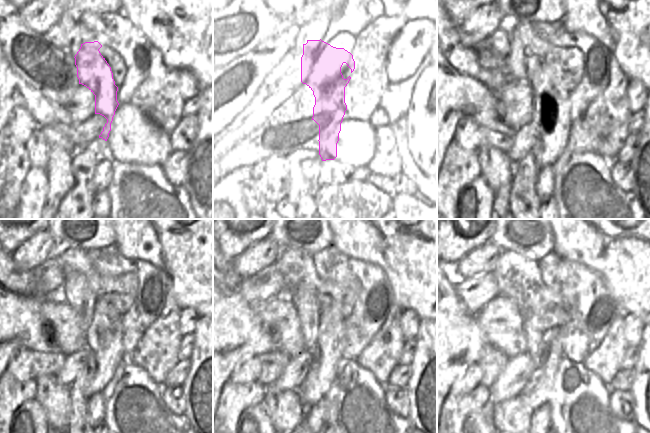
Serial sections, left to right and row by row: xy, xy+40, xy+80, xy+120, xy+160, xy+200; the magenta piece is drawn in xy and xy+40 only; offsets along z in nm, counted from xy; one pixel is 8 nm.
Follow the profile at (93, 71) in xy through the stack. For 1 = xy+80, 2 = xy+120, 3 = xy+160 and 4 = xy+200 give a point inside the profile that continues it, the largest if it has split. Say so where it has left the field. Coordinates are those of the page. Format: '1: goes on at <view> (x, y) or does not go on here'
1: goes on at xy+80 (553, 73)
2: goes on at xy+120 (112, 296)
3: goes on at xy+160 (339, 300)
4: goes on at xy+200 (534, 394)

